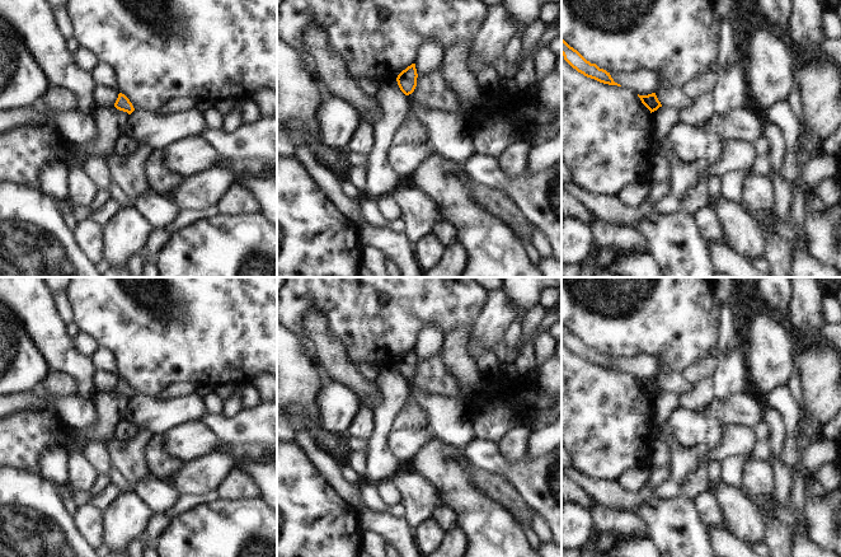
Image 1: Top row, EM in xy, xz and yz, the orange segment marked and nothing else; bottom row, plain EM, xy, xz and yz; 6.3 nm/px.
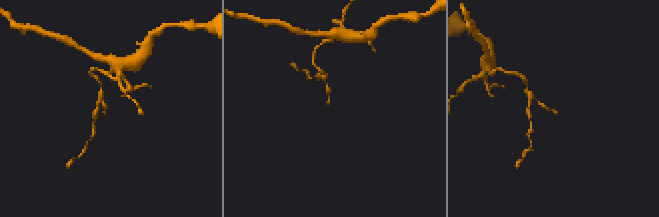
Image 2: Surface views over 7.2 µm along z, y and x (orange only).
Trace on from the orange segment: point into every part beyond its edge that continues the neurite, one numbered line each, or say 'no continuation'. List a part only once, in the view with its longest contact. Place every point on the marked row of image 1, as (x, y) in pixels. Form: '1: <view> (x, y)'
no continuation

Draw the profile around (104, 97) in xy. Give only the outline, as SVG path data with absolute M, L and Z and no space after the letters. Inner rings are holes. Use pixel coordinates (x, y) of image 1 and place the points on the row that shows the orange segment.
M95 86L93 90L94 107L95 108L108 108L114 107L118 98L118 90L107 86Z

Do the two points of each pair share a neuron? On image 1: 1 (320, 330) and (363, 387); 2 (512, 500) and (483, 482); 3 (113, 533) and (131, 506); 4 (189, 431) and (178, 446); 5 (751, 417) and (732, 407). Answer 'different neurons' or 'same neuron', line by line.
1: same neuron
2: same neuron
3: same neuron
4: same neuron
5: same neuron

